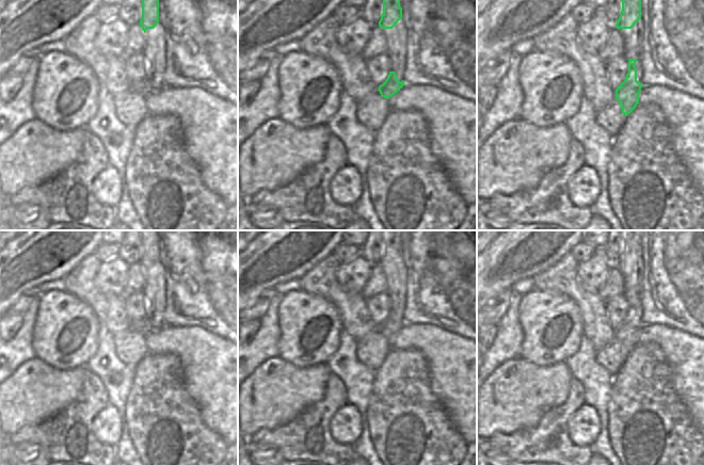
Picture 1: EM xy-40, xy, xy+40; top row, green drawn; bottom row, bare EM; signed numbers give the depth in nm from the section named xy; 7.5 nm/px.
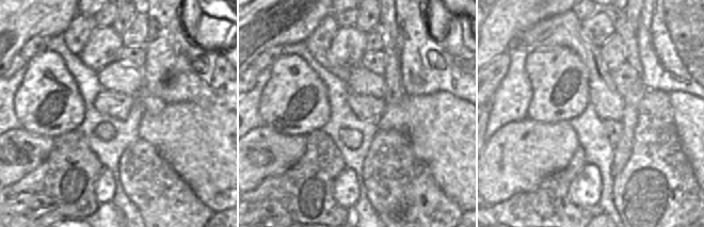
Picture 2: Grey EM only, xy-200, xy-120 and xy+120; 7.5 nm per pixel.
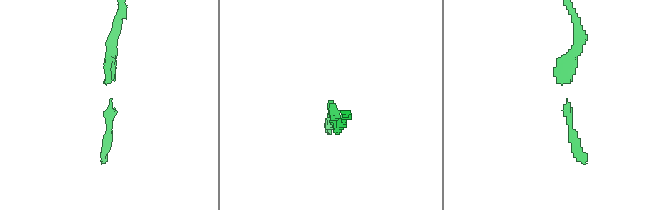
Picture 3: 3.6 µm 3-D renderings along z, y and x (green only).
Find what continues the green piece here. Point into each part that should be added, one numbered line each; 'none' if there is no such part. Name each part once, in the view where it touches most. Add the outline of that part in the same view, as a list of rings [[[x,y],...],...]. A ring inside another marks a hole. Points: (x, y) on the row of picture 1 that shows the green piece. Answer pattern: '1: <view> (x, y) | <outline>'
none

